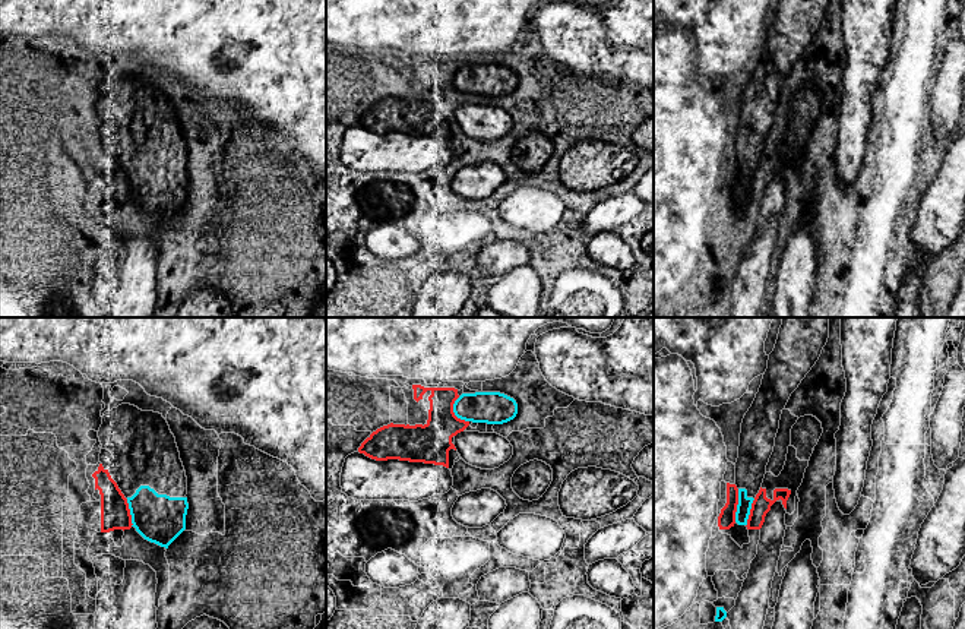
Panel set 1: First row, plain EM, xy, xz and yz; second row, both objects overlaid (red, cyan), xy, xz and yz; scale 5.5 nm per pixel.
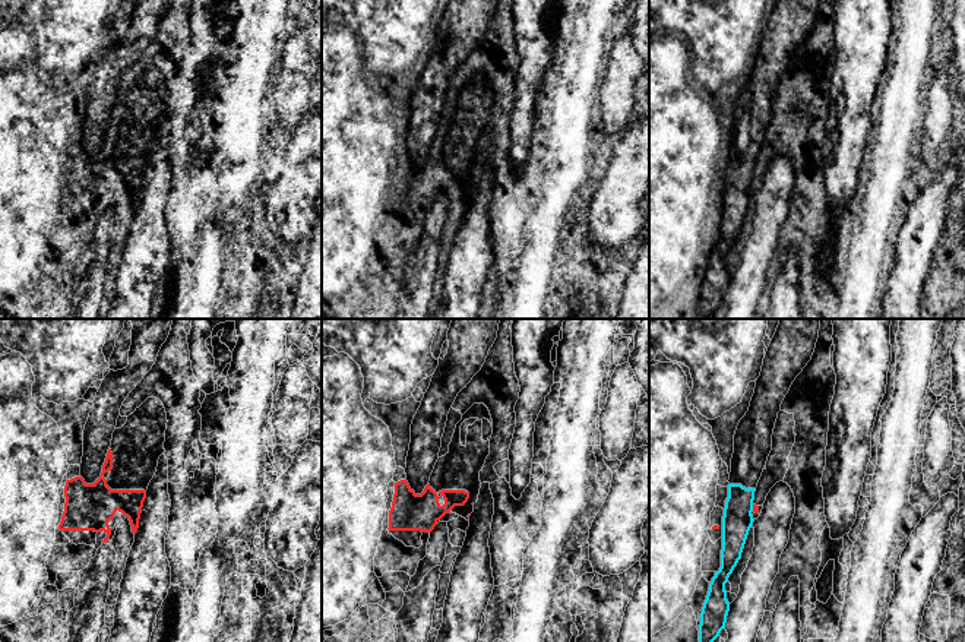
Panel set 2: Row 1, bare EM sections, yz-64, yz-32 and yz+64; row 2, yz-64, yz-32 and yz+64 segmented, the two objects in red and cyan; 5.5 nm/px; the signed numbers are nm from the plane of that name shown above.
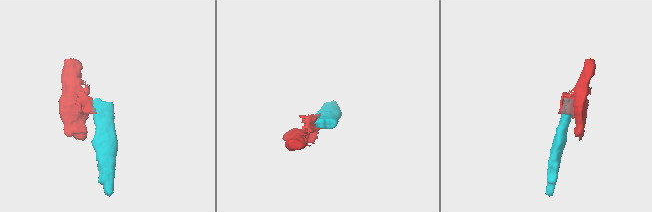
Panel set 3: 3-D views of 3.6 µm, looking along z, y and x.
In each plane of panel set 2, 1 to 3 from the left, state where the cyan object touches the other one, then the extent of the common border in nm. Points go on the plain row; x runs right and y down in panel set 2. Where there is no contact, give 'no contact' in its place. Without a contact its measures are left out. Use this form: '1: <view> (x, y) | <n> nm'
1: no contact
2: no contact
3: yz+64 (753, 180) | 40 nm

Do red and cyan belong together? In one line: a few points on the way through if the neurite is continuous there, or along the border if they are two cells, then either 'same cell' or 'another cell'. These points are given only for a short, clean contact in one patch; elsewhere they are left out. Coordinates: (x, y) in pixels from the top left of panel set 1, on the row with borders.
another cell

